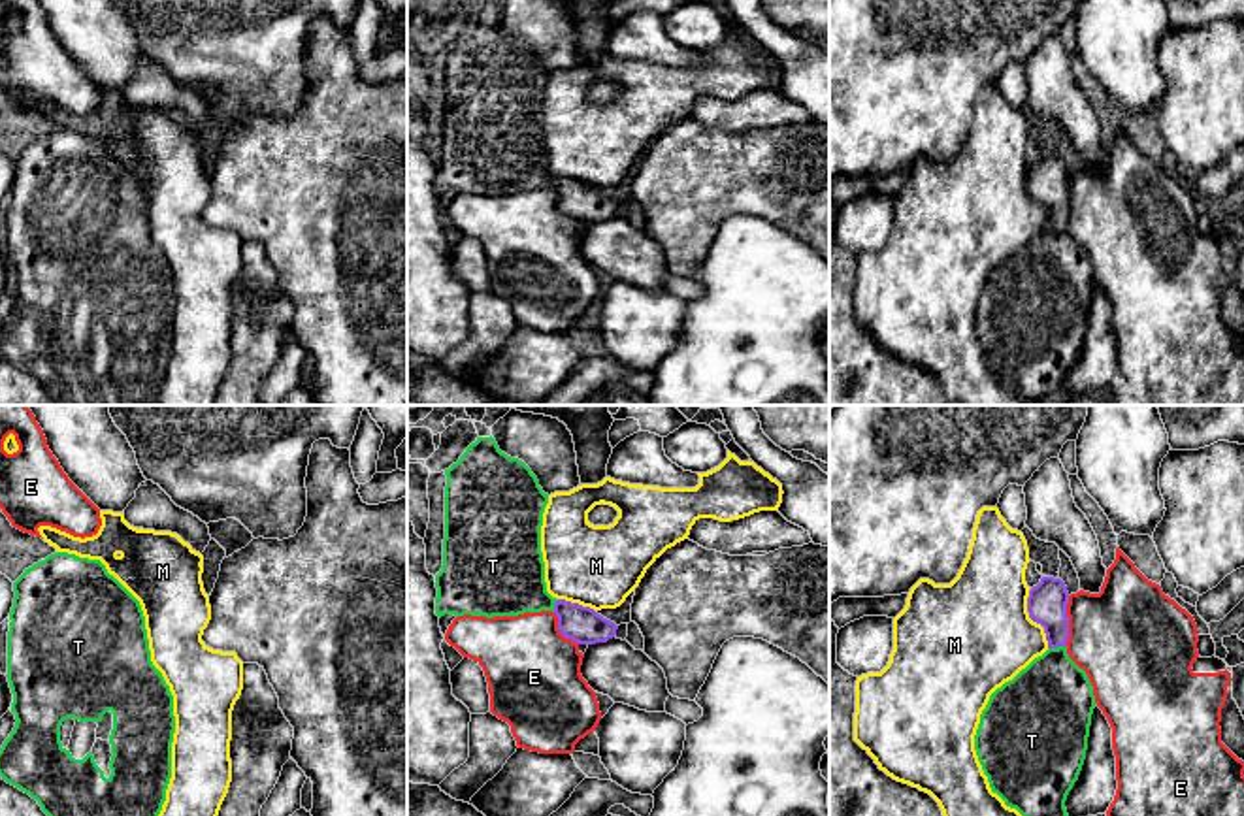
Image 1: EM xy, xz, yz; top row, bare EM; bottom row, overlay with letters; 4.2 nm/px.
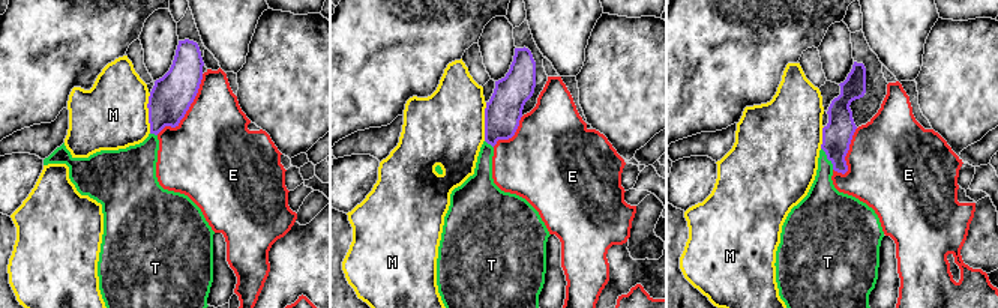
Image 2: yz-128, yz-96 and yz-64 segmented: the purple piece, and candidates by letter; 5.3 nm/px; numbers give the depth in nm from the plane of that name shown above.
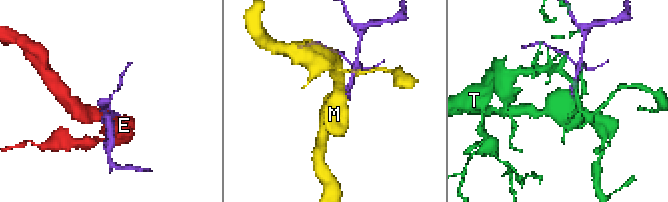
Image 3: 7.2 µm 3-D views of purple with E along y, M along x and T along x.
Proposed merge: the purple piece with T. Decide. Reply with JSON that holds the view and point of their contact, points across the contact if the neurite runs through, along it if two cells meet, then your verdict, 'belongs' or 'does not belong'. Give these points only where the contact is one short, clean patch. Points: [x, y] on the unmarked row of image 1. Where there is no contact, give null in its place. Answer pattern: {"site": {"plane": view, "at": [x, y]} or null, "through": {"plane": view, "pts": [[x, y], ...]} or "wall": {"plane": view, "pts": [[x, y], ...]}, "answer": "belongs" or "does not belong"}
{"site": {"plane": "yz", "at": [1056, 225]}, "through": {"plane": "yz", "pts": [[1047, 181], [1056, 200], [1056, 225], [1048, 281]]}, "answer": "belongs"}

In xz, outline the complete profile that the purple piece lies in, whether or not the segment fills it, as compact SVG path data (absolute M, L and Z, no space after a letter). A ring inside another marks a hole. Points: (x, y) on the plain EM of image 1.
M492 13L477 15L445 53L439 196L552 188L560 211L579 222L616 213L618 204L594 187L547 170L541 104L548 72L522 38L501 30Z

